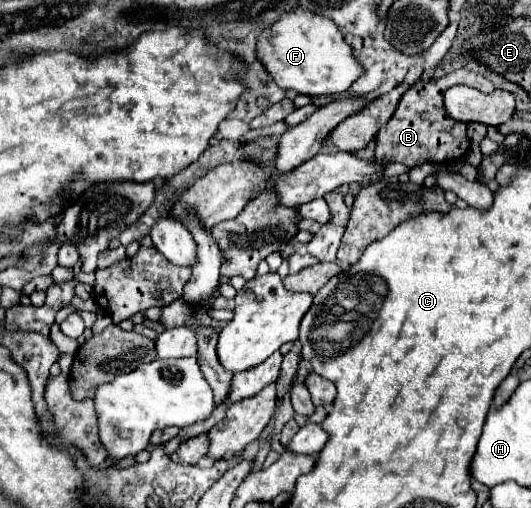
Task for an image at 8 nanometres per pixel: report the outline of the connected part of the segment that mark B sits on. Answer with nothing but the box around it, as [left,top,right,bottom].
[376,70,496,168]

